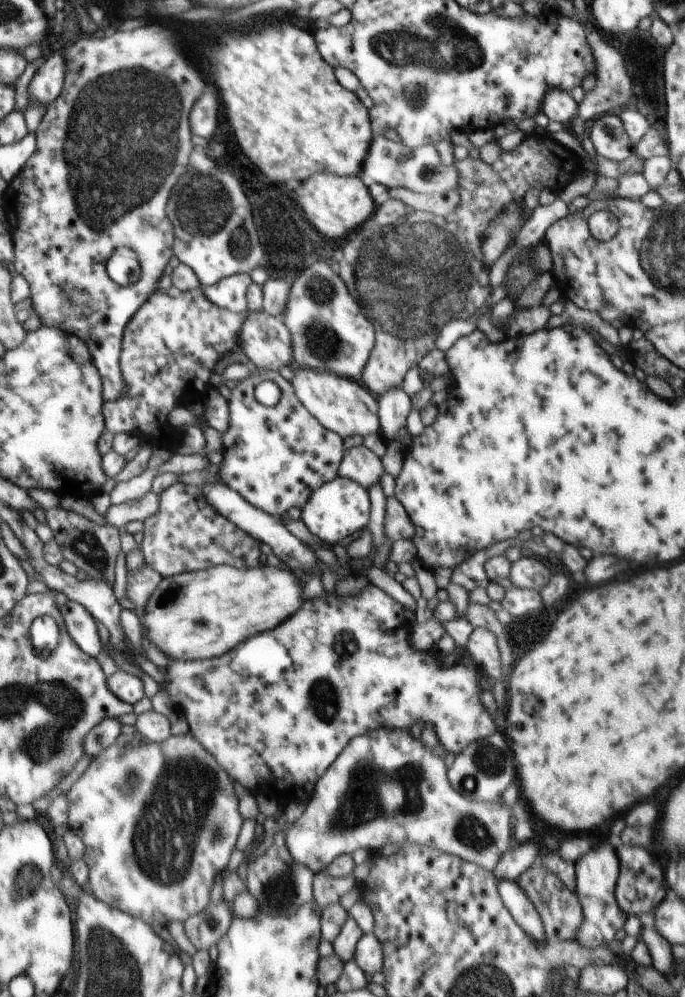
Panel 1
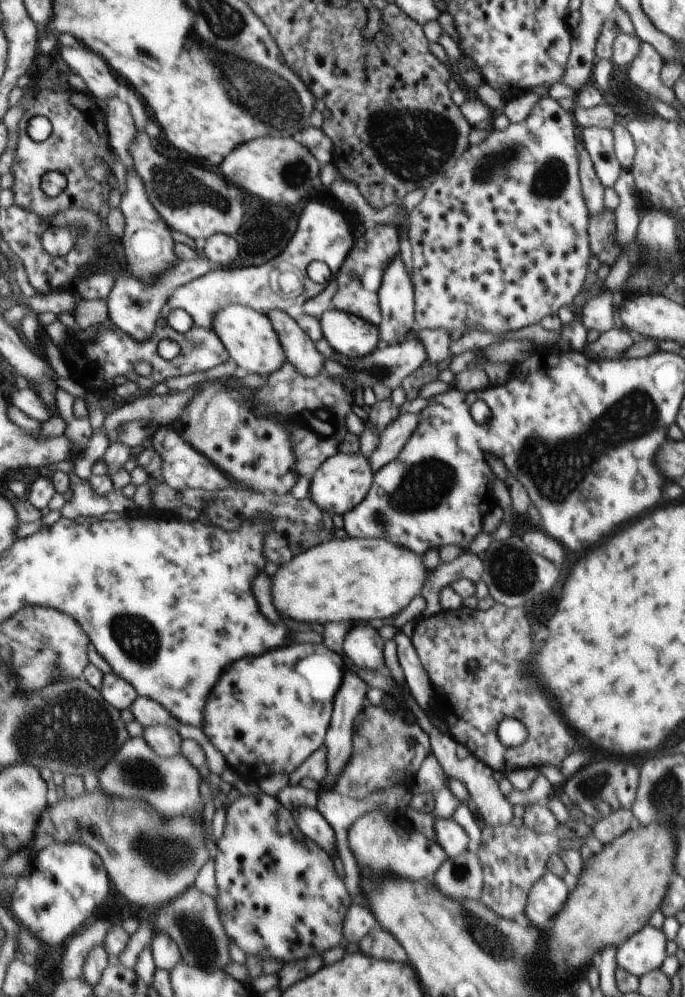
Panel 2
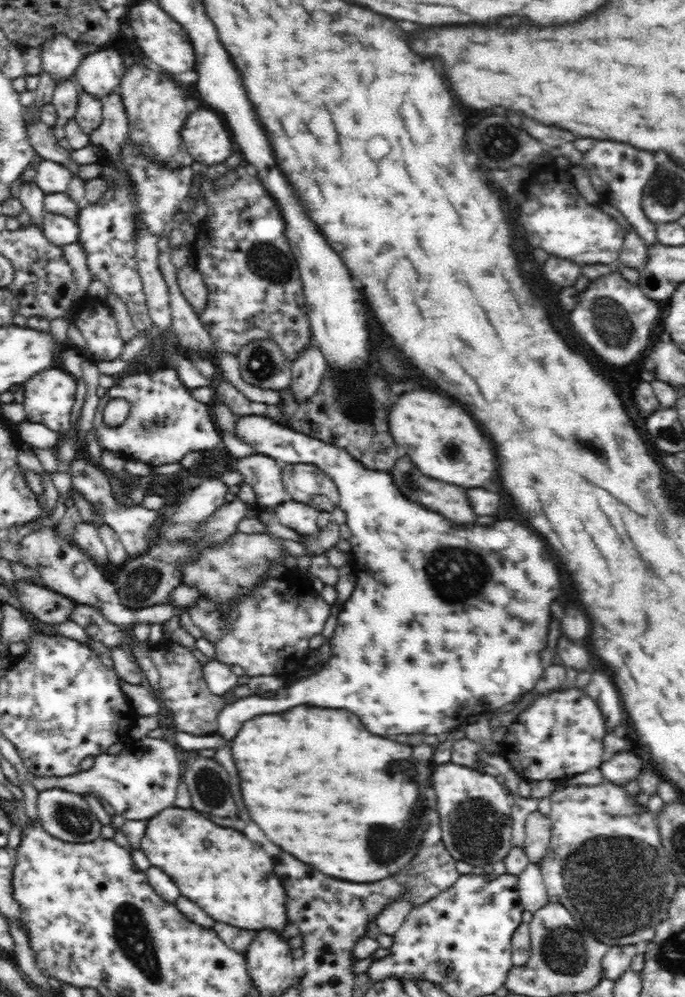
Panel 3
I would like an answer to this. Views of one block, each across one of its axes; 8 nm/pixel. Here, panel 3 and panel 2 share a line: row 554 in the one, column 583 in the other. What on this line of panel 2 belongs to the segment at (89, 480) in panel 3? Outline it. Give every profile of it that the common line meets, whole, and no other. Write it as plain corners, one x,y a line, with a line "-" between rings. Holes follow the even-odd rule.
604,127
581,128
580,138
589,150
596,174
605,188
612,188
621,170
613,145
613,131

